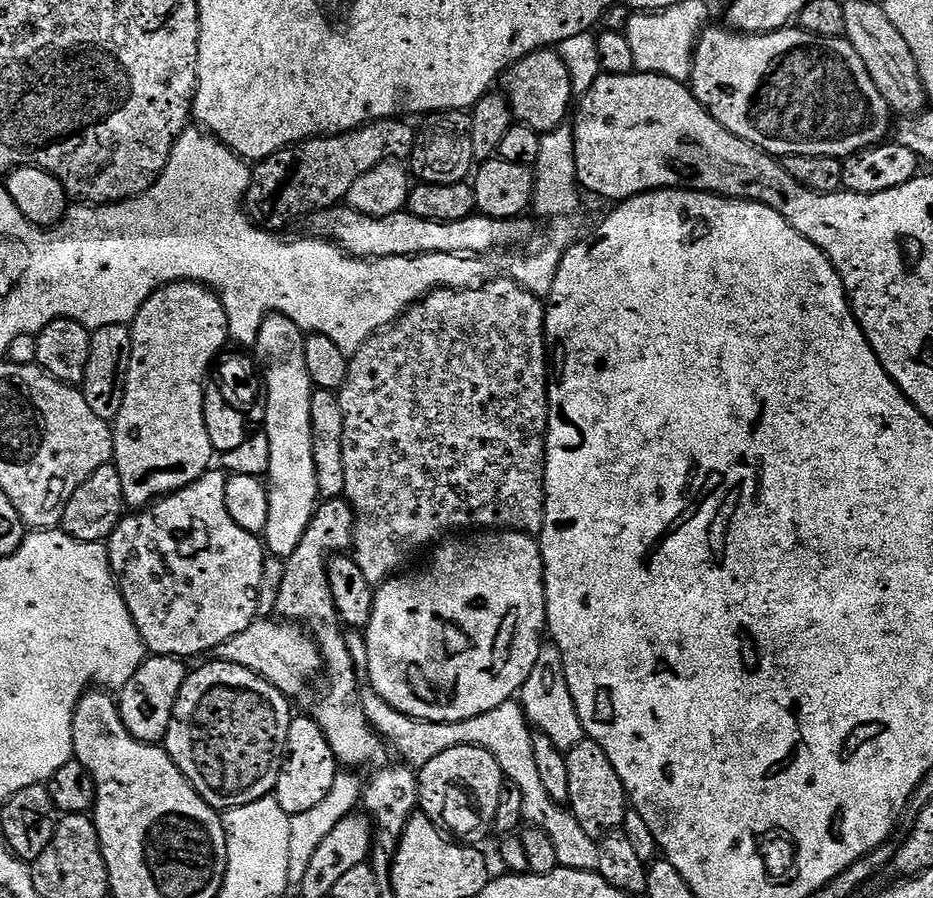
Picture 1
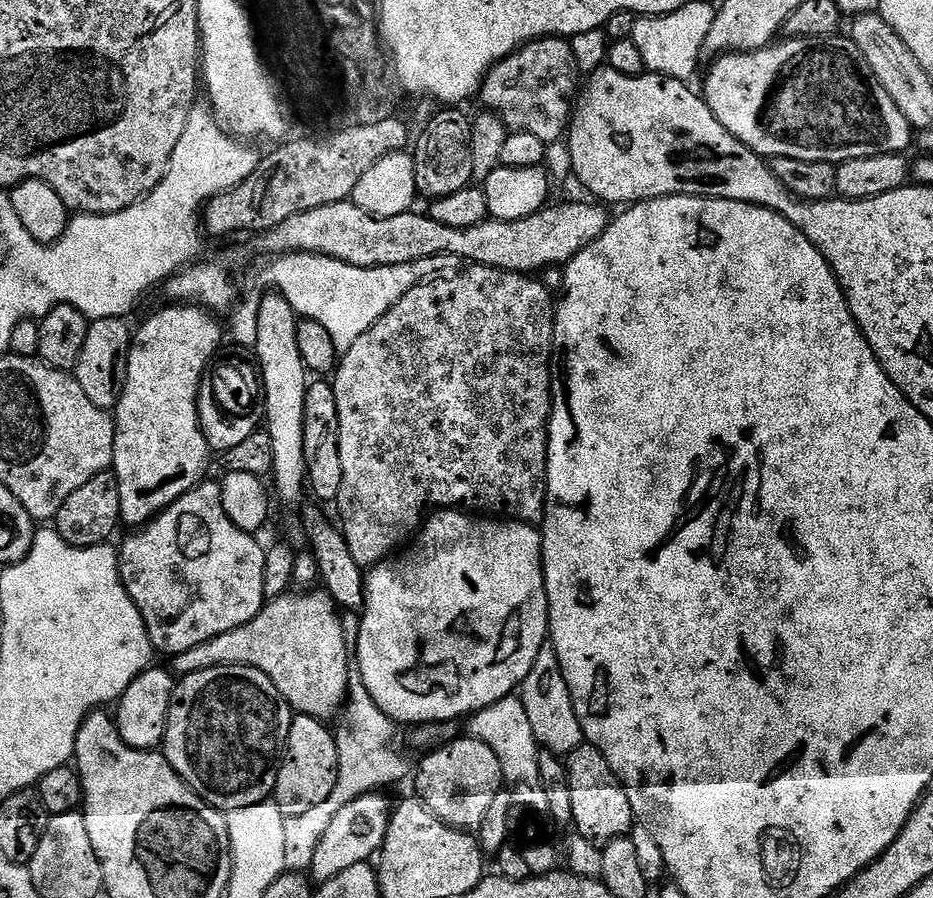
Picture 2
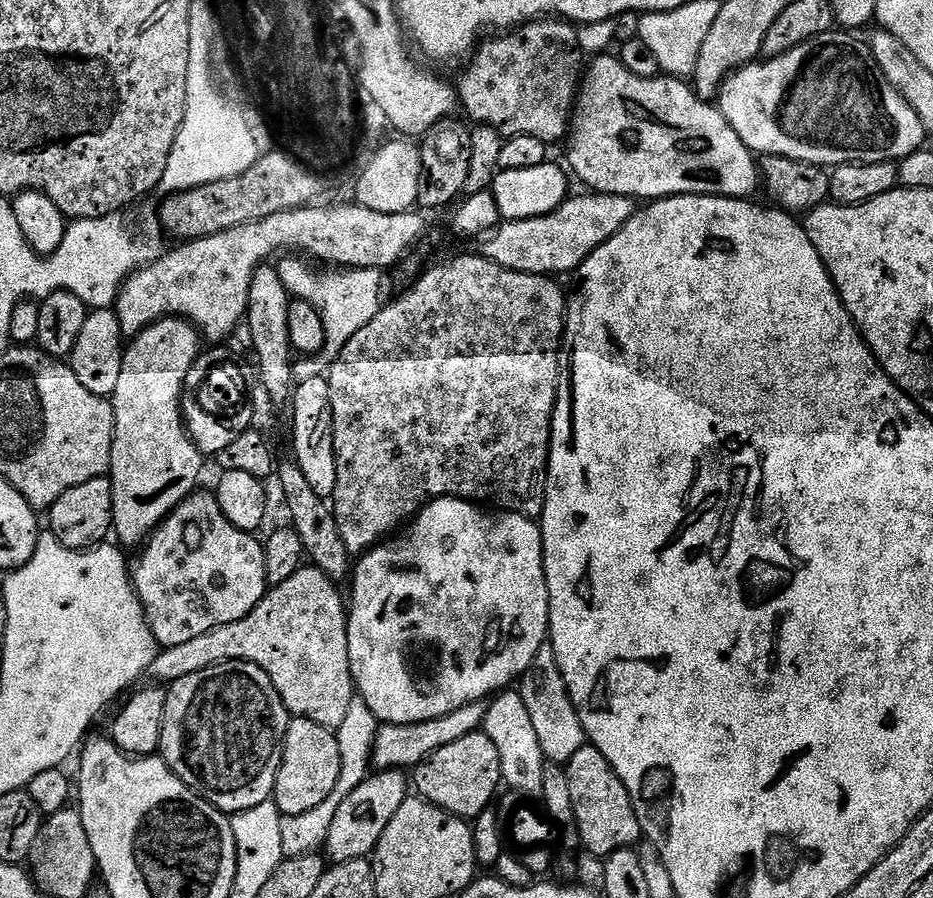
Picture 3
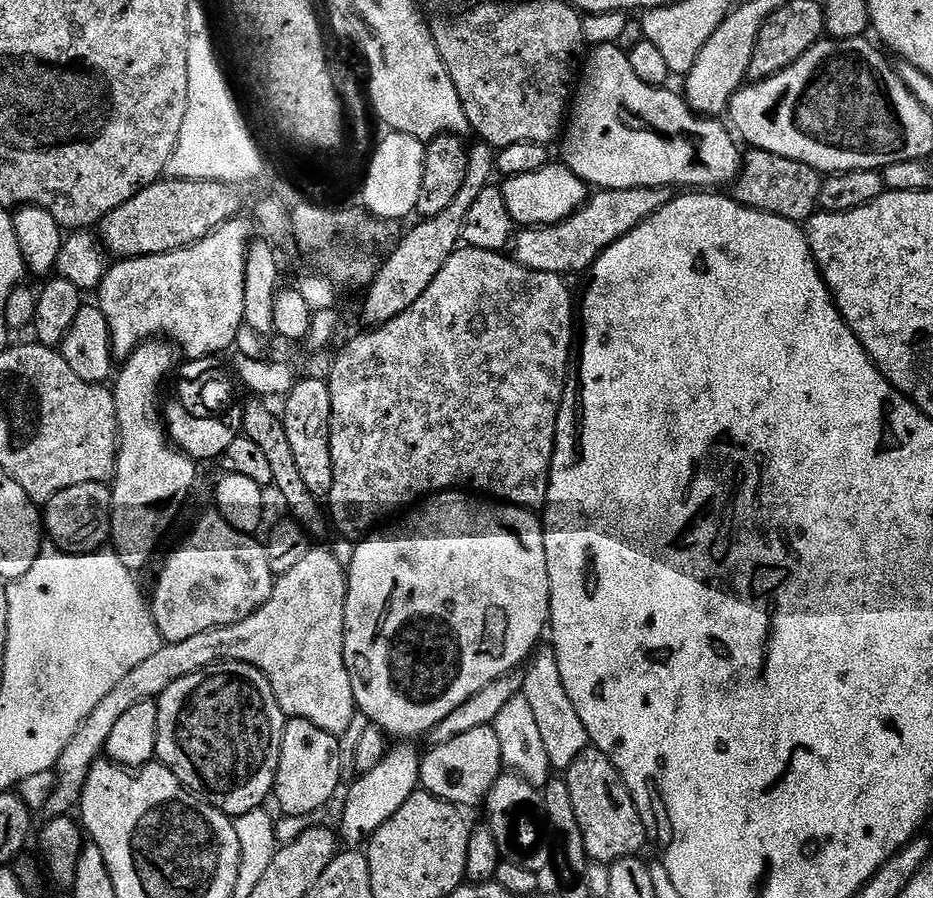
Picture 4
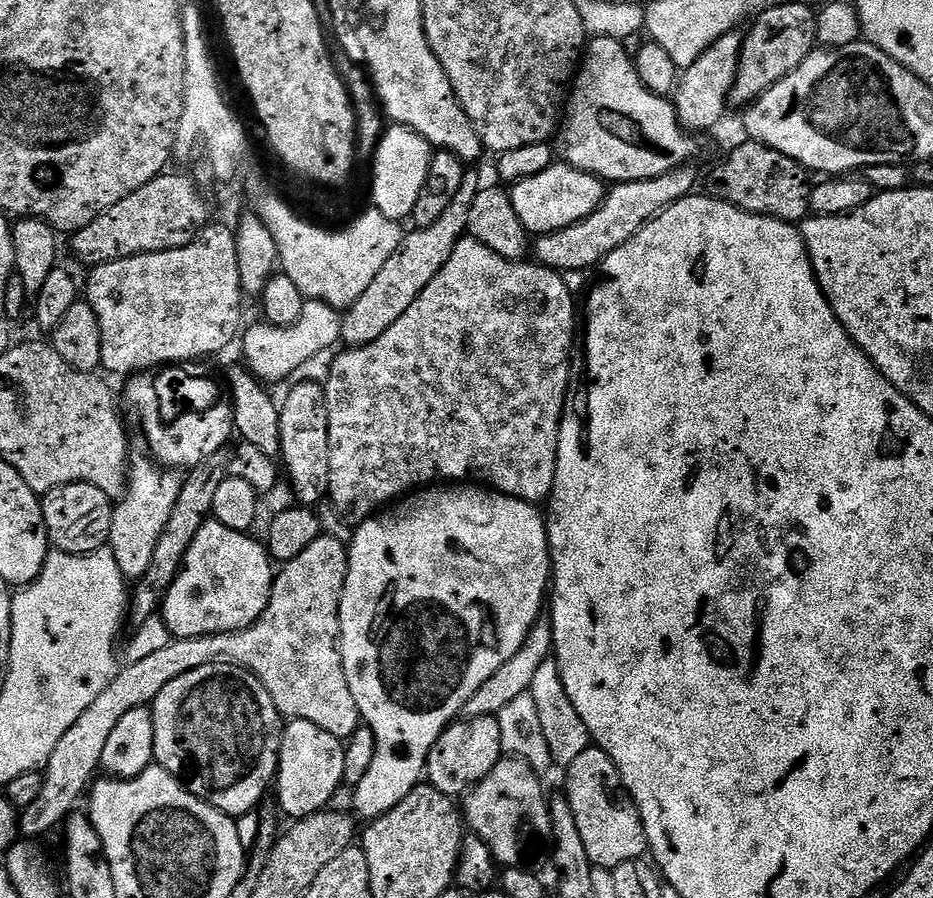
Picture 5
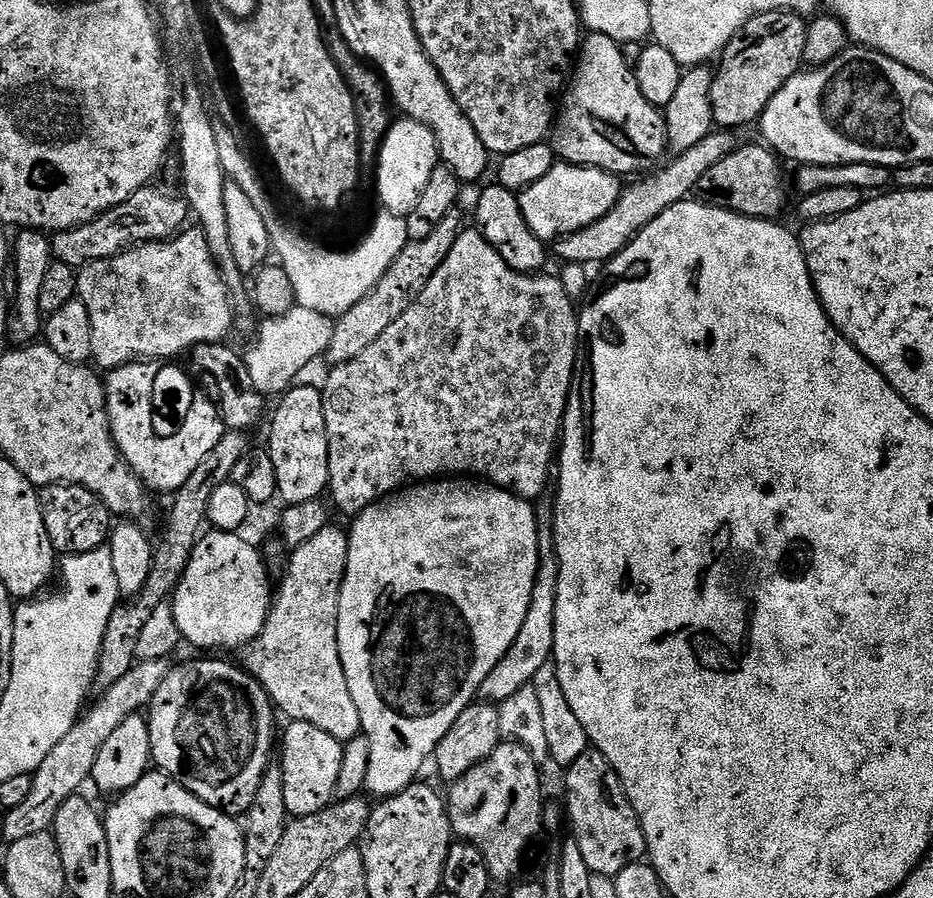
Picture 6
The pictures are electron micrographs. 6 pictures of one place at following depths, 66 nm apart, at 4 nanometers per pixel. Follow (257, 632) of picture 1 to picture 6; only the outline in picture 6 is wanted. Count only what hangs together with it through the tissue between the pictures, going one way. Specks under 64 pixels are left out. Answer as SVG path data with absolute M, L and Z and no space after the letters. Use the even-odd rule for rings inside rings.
M335 526L318 530L310 542L291 549L287 564L284 581L275 589L266 626L246 649L247 671L264 687L273 705L288 715L289 721L310 722L310 726L318 726L318 730L326 730L326 734L334 734L334 738L347 742L362 732L358 706L354 706L354 698L350 698L350 686L346 686L346 674L338 654L338 606L348 565L348 532ZM141 659L133 664L126 678L118 678L118 682L110 686L110 690L102 693L100 701L93 708L91 705L81 715L70 730L70 734L66 734L66 738L62 738L62 742L58 742L58 746L54 746L54 750L50 750L46 758L40 761L40 767L32 776L30 794L18 806L3 813L5 845L12 845L34 834L42 834L53 827L55 815L58 814L62 804L71 796L77 795L84 783L86 785L89 783L94 762L98 758L98 750L102 750L102 746L110 739L110 734L114 734L114 730L118 730L118 726L122 726L126 718L137 715L151 705L154 694L158 686L162 686L169 667L167 659Z

